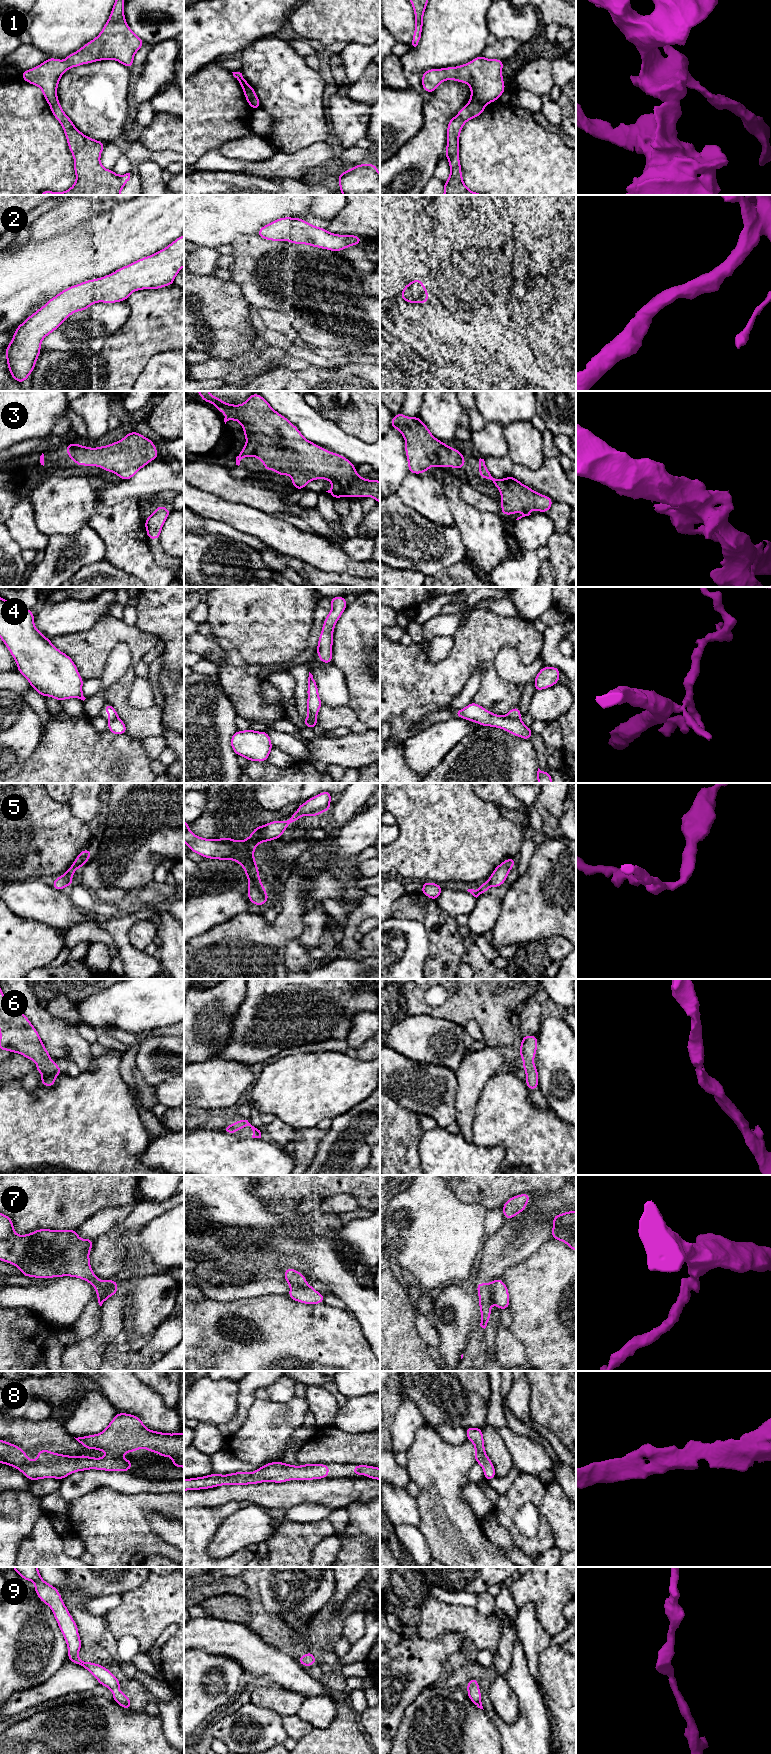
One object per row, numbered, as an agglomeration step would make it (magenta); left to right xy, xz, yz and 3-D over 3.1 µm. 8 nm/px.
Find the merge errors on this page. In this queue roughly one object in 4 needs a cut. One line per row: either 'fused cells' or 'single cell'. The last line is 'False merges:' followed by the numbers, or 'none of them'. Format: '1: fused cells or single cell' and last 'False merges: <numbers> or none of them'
1: fused cells
2: single cell
3: single cell
4: fused cells
5: single cell
6: single cell
7: fused cells
8: single cell
9: single cell
False merges: 1, 4, 7

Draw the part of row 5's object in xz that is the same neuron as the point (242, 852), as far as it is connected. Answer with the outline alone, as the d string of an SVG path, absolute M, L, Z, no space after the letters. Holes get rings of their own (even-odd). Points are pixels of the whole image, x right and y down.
M325 791L308 799L298 806L298 810L287 821L272 821L263 826L255 827L252 834L243 841L236 841L230 837L221 839L205 839L196 836L189 829L189 823L184 821L184 842L192 852L204 858L231 860L240 863L249 881L248 899L251 903L261 906L265 904L269 895L261 884L258 866L254 859L254 850L262 842L280 839L290 823L296 822L300 817L312 816L328 811L331 807L332 793Z

